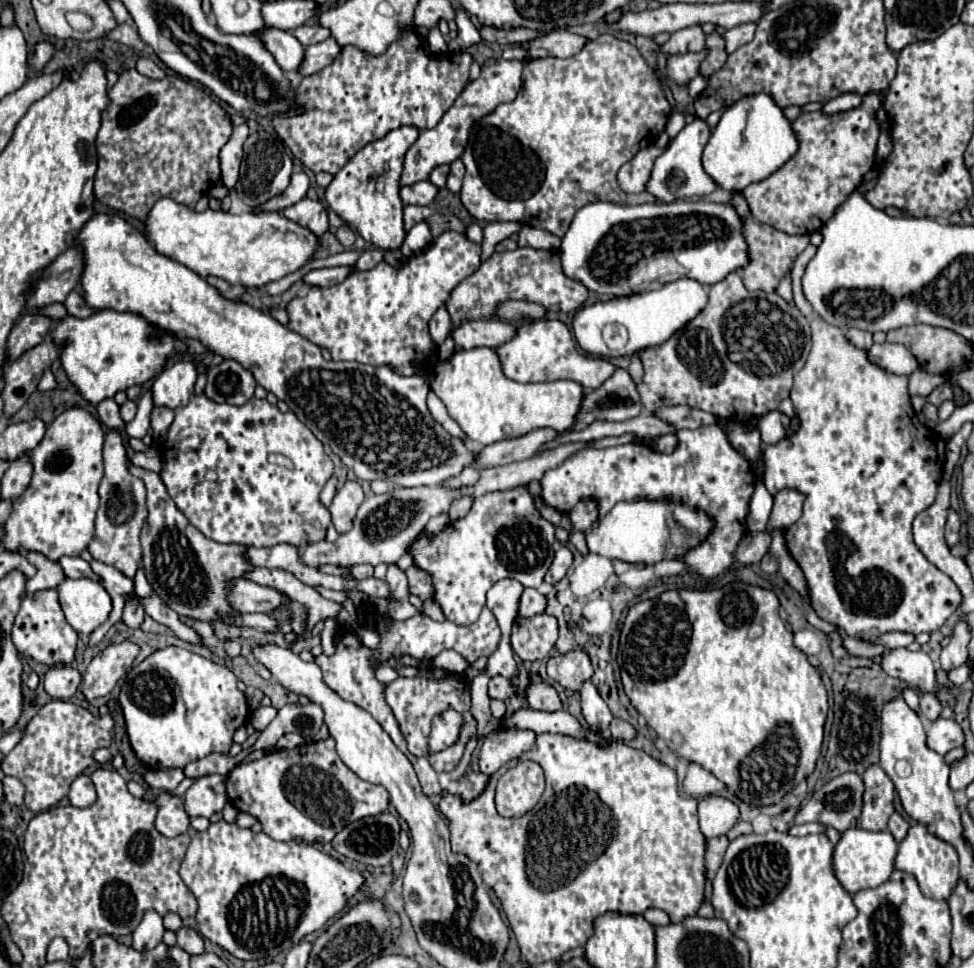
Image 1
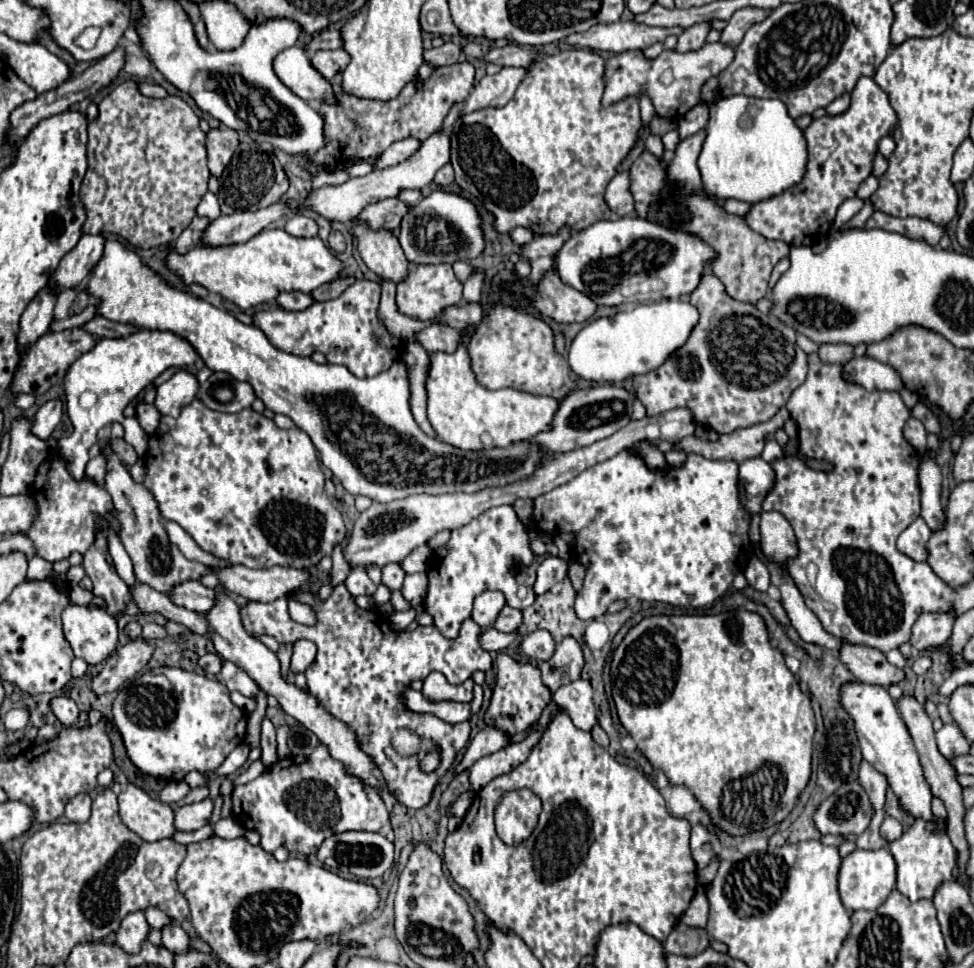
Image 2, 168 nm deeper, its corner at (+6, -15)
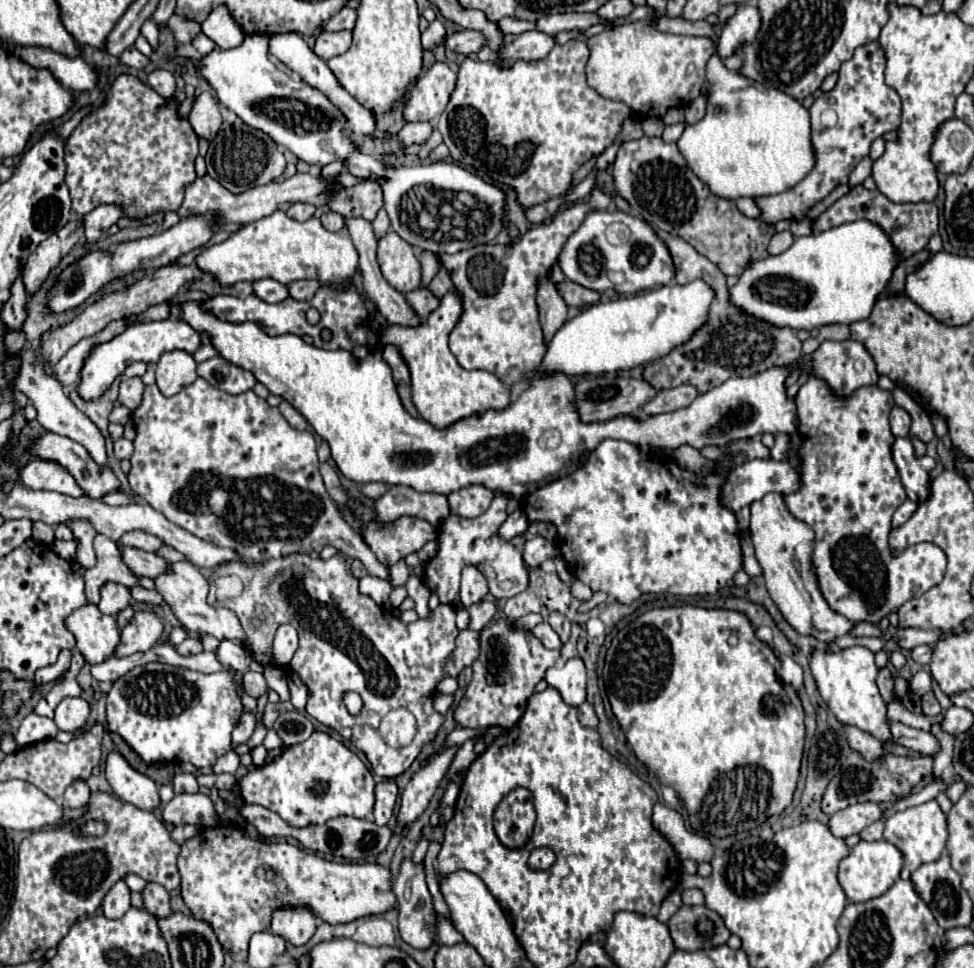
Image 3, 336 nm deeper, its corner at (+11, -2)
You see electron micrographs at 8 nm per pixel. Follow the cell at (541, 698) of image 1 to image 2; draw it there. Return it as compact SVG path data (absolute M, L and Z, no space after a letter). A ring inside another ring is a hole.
M500 652L496 656L494 664L496 664L496 684L492 688L490 706L484 712L484 724L502 730L508 736L526 732L532 726L532 722L536 722L542 708L552 700L552 694L544 686L538 666L534 666L530 662L514 660L512 656L508 656L504 652Z

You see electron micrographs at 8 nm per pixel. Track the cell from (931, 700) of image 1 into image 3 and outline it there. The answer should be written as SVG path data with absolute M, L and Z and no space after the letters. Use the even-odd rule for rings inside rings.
M881 669L879 671L879 675L877 675L877 687L879 687L879 693L881 693L881 697L883 697L885 703L897 701L895 681L893 681L893 675L889 673L889 669Z

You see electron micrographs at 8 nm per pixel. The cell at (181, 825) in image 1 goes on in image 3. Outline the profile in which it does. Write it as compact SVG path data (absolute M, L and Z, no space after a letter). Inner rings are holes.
M119 753L107 757L105 777L121 801L139 807L141 811L155 811L161 807L157 783L135 771Z

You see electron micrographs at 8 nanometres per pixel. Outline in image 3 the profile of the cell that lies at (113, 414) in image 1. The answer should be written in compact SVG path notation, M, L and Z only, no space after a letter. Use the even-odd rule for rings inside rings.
M125 437L115 441L115 457L117 459L129 459L133 455L133 443Z

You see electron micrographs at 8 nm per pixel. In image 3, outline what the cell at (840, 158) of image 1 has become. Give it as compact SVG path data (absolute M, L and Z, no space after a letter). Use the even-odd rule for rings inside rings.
M877 41L859 47L853 59L845 61L839 69L839 81L835 89L815 99L811 113L811 141L815 151L815 167L795 187L767 197L757 197L755 203L761 211L759 219L765 223L779 223L783 219L803 221L807 211L823 201L837 185L849 181L849 173L855 165L869 155L871 143L883 133L897 129L901 123L901 99L895 89L885 85L883 79L885 57Z

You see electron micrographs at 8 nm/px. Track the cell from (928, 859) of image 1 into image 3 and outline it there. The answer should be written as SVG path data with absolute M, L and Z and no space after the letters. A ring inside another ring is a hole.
M927 801L923 805L905 809L905 811L897 811L893 813L887 821L885 821L885 833L883 837L893 843L901 853L903 853L903 871L901 871L901 879L909 879L911 871L915 871L915 867L935 861L941 857L945 845L947 845L947 819L945 813L941 811L941 807L937 805L937 801Z

